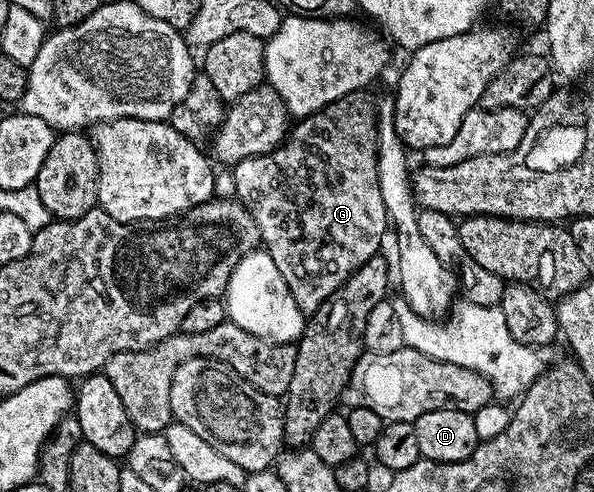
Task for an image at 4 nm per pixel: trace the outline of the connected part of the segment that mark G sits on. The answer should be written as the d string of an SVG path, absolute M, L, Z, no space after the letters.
M364 91L342 95L342 99L297 120L277 149L261 157L242 159L231 170L235 196L252 213L263 248L270 259L274 259L278 271L282 271L282 279L286 279L294 303L298 303L305 315L311 315L330 294L338 291L344 280L358 271L366 259L381 252L384 232L390 229L376 170L378 109L368 95Z

